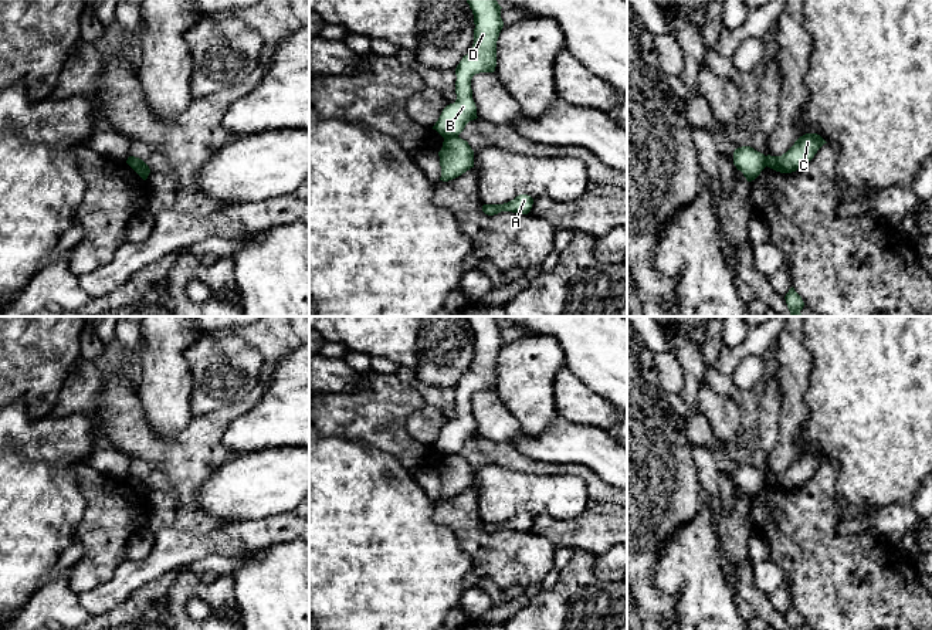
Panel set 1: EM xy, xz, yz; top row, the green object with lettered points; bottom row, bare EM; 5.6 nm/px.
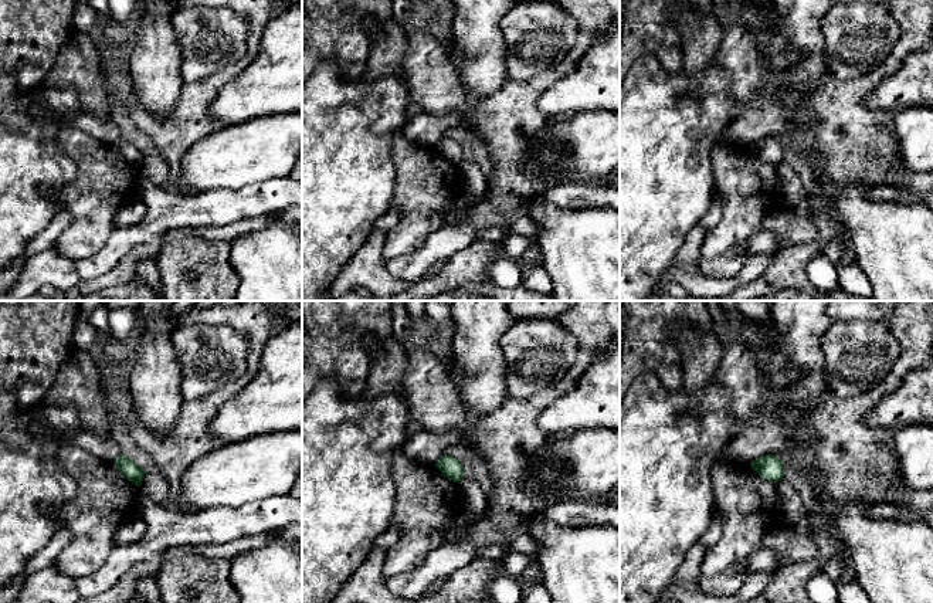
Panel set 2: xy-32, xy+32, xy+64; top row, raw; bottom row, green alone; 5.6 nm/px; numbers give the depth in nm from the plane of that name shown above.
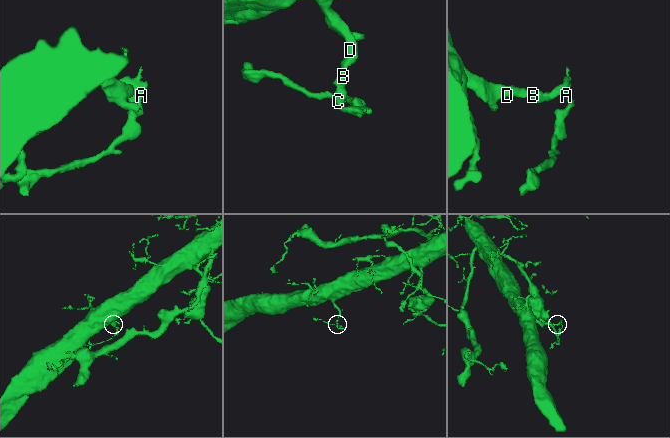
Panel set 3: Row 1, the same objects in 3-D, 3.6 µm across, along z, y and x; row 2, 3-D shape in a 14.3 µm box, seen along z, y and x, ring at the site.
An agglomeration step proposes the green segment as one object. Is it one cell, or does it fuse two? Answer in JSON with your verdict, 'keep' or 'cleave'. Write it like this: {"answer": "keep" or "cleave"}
{"answer": "cleave"}

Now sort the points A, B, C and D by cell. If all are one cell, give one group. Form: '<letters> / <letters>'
A C / B D

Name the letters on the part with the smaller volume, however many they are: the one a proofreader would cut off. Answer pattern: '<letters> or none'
A, C

